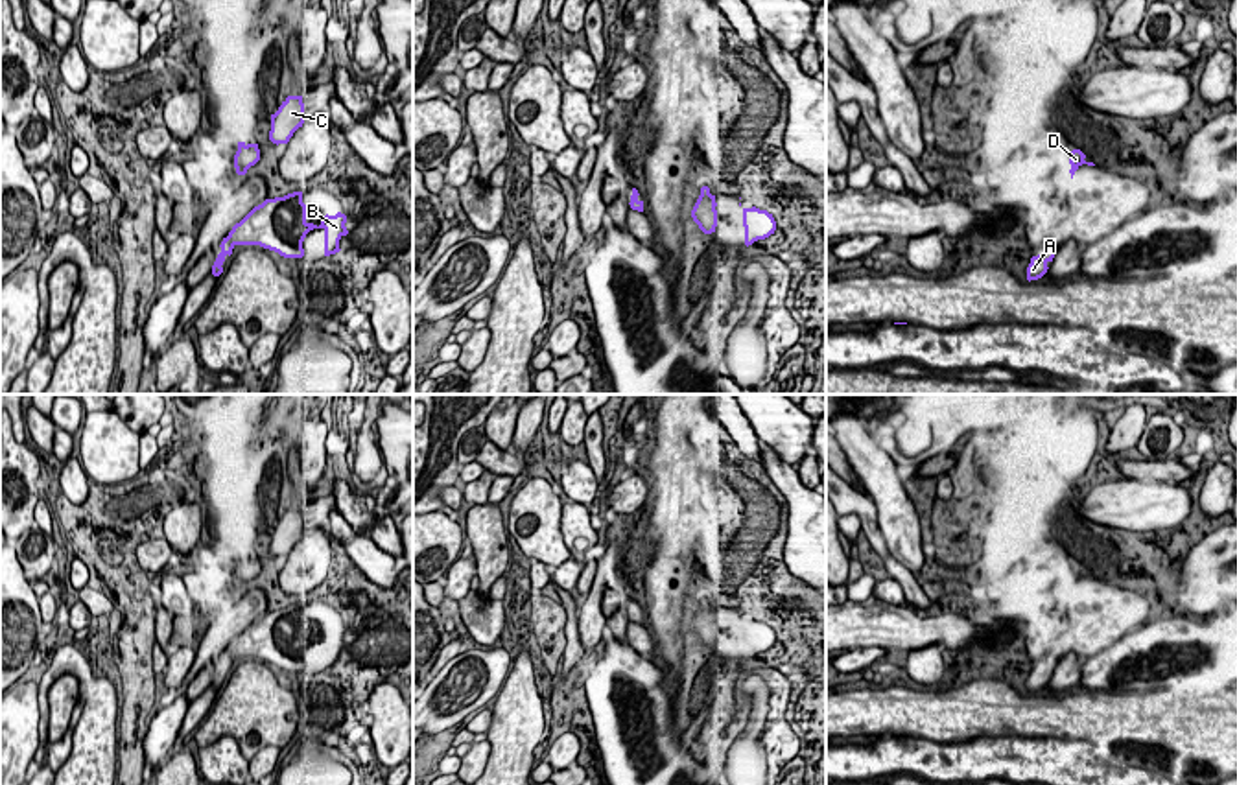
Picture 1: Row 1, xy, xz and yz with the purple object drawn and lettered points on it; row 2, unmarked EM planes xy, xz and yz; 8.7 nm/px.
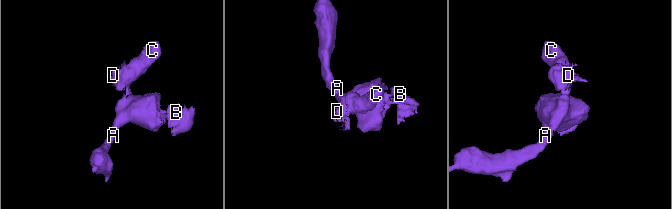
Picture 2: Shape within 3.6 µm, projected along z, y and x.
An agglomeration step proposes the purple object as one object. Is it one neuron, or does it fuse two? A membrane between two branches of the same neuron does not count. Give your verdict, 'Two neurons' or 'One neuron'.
One neuron

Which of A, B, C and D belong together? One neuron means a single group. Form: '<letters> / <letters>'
A B C D

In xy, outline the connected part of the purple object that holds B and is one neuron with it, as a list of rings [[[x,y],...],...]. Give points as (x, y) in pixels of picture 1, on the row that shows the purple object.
[[[302,192],[265,199],[236,223],[227,238],[223,238],[219,245],[221,252],[212,265],[212,275],[219,276],[223,273],[221,265],[225,256],[230,256],[236,245],[260,245],[284,258],[302,258],[302,241],[313,228],[324,230],[324,256],[336,254],[341,251],[339,240],[348,234],[345,223],[347,216],[341,212],[336,216],[323,216],[319,227],[308,223]]]

